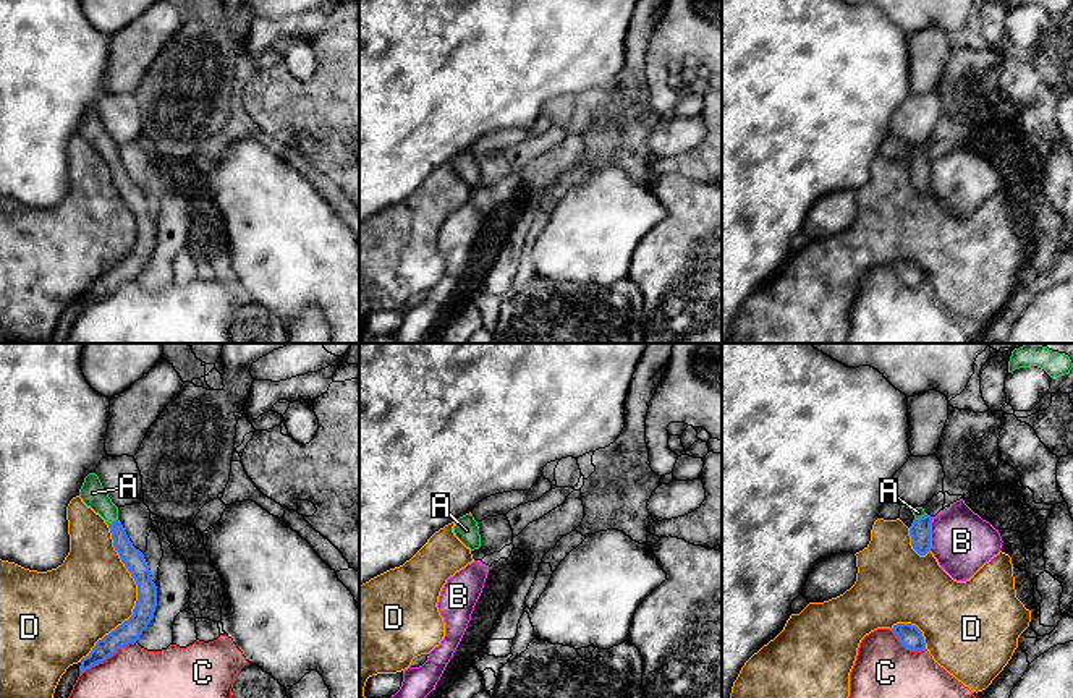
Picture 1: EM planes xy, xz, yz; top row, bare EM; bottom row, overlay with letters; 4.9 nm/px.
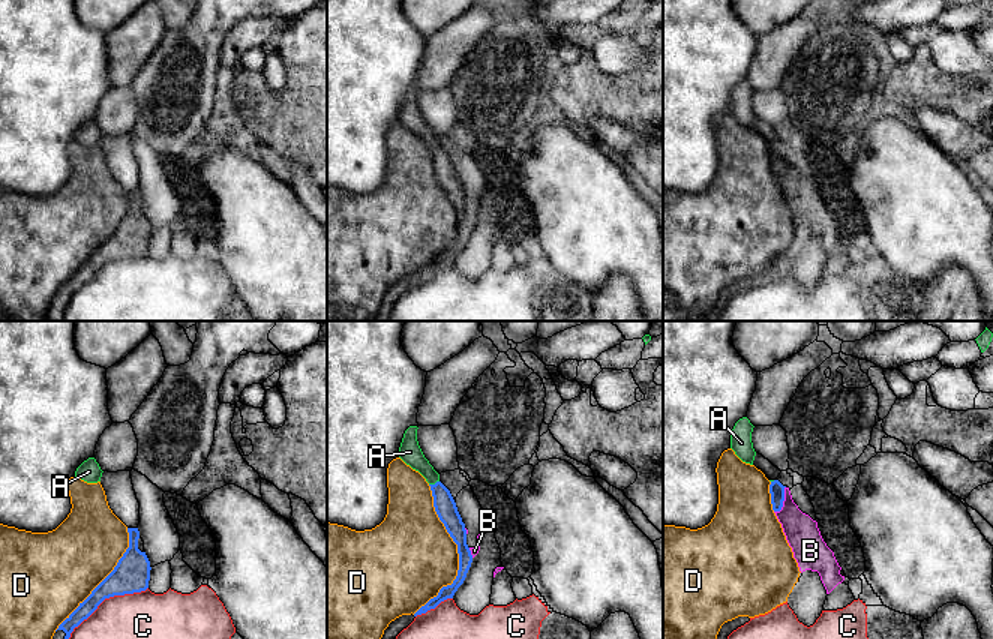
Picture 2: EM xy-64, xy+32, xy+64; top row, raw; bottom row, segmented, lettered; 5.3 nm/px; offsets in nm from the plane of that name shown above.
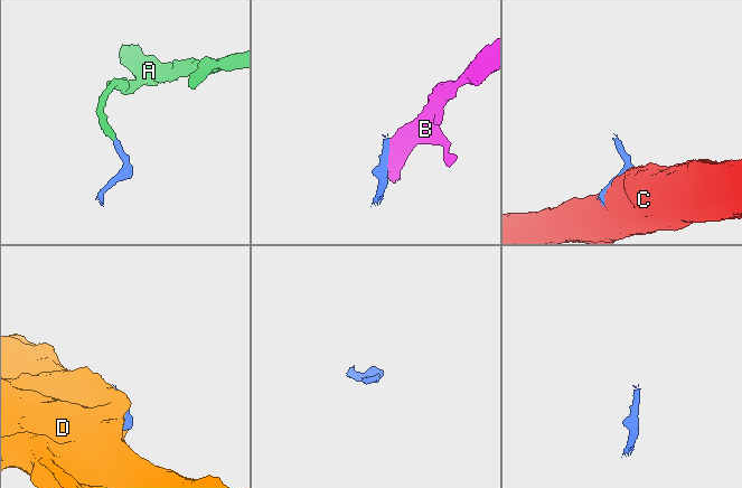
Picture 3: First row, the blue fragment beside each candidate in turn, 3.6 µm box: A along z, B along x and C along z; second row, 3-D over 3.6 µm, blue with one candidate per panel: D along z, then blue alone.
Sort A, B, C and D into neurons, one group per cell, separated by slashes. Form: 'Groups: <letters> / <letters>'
Groups: A / B / C / D

